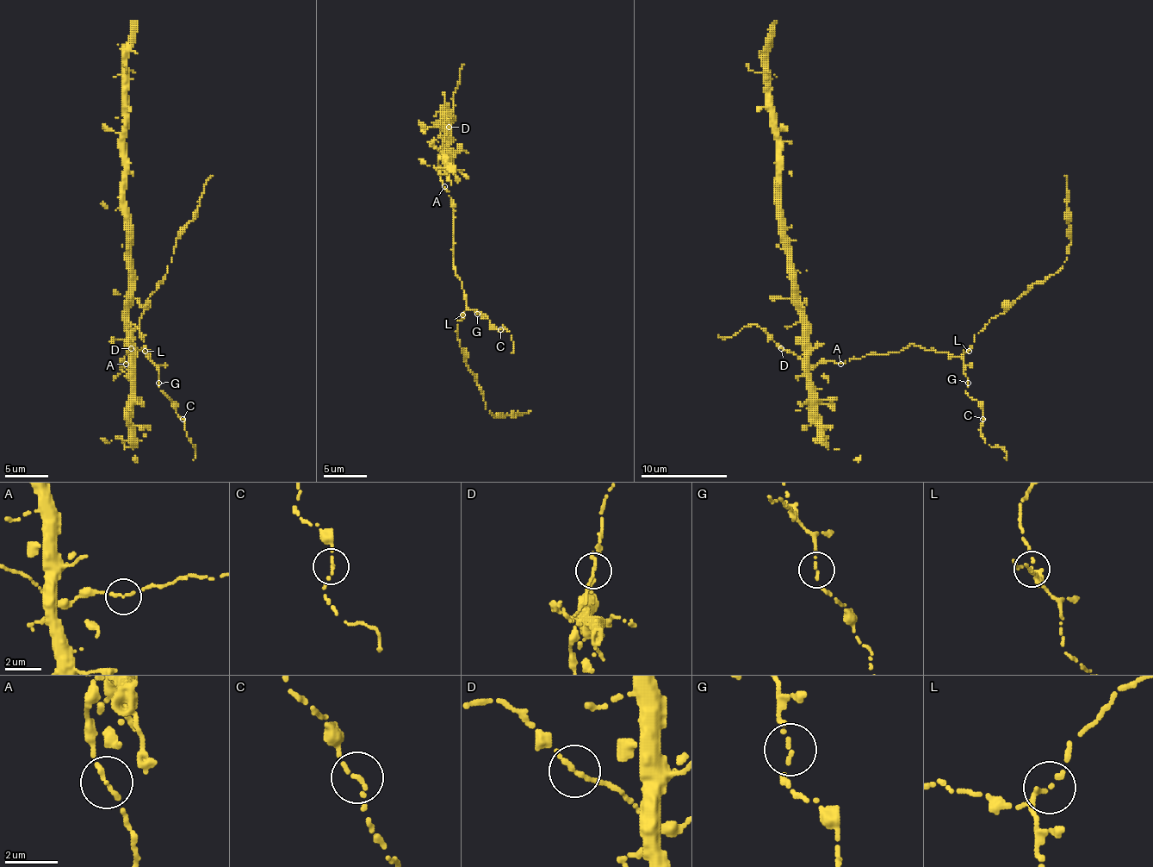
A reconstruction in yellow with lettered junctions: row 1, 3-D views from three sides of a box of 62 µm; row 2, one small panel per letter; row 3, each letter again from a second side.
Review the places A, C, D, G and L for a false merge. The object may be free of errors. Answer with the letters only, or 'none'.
none

